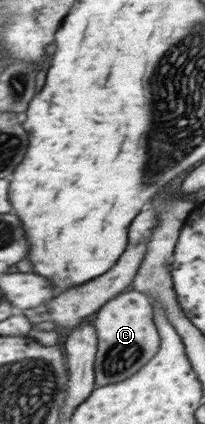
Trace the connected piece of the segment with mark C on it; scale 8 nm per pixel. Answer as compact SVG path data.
M127 291L107 300L95 312L93 327L97 334L95 383L109 385L131 377L141 365L149 362L159 349L155 321L151 321L151 299L145 292Z

